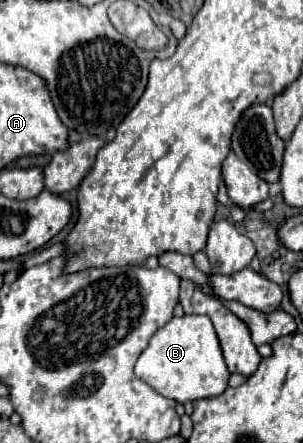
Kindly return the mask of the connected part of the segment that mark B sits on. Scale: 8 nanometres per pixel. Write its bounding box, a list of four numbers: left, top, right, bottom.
[136,315,230,403]

